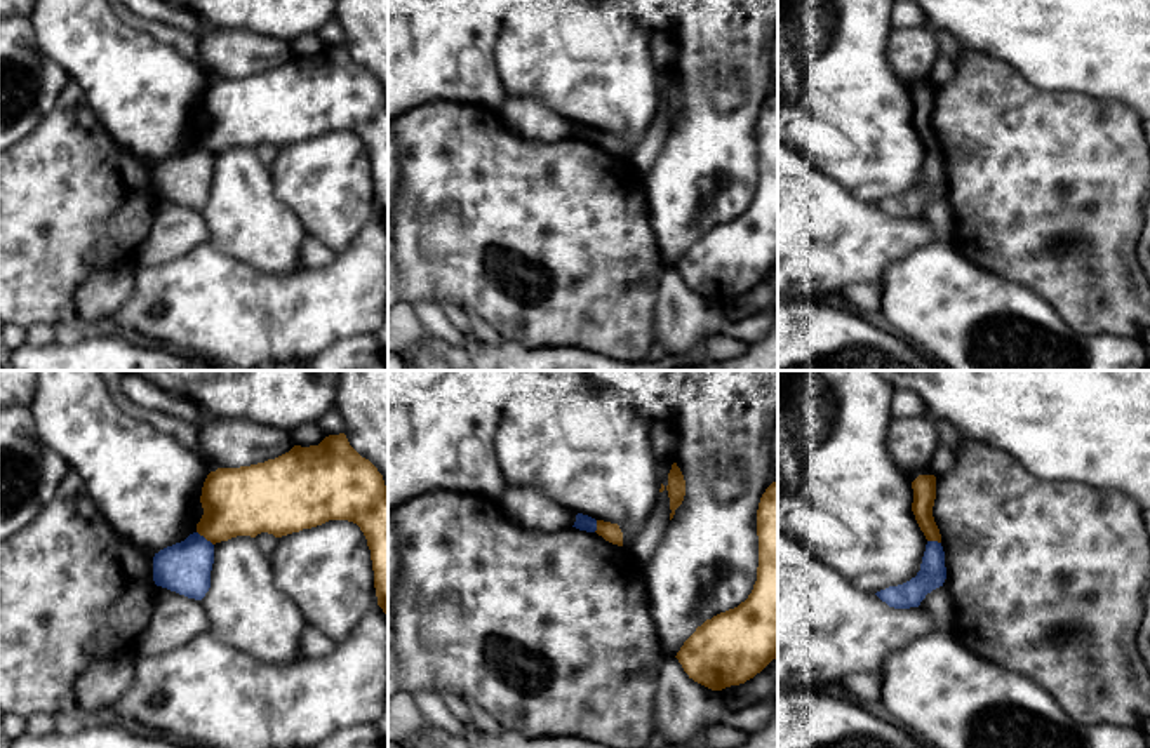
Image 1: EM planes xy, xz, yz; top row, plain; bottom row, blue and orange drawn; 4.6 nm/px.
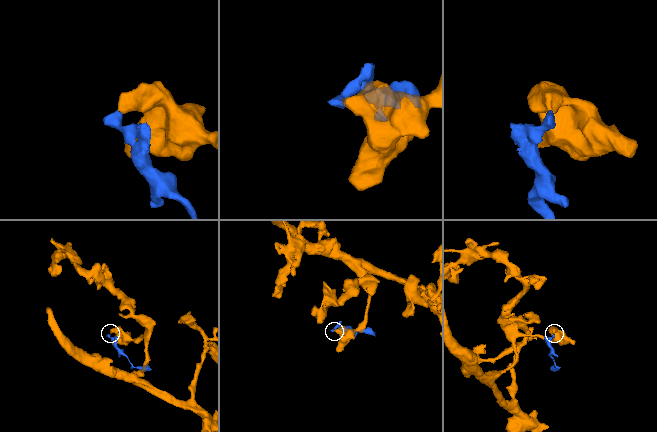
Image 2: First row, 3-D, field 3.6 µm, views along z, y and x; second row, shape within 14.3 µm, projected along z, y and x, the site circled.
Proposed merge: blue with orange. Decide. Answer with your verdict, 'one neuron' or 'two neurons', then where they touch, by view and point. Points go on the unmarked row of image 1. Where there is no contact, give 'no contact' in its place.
two neurons | xy (204, 148)

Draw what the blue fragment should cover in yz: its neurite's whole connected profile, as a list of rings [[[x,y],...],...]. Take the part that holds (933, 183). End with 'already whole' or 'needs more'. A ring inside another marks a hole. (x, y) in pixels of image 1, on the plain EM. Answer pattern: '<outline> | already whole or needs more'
[[[927,151],[920,181],[910,191],[889,197],[875,205],[894,219],[919,217],[927,204],[943,197],[946,190],[945,162],[941,153]]] | already whole

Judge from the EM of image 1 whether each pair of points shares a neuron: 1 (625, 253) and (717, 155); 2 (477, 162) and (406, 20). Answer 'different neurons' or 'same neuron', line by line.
1: different neurons
2: different neurons

